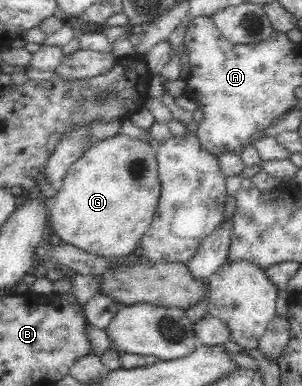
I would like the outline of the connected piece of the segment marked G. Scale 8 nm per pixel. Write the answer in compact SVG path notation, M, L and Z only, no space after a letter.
M115 135L89 147L71 165L63 184L51 198L49 207L53 233L61 238L61 242L99 257L121 259L133 253L148 231L160 199L161 183L156 153L156 144L125 135Z

